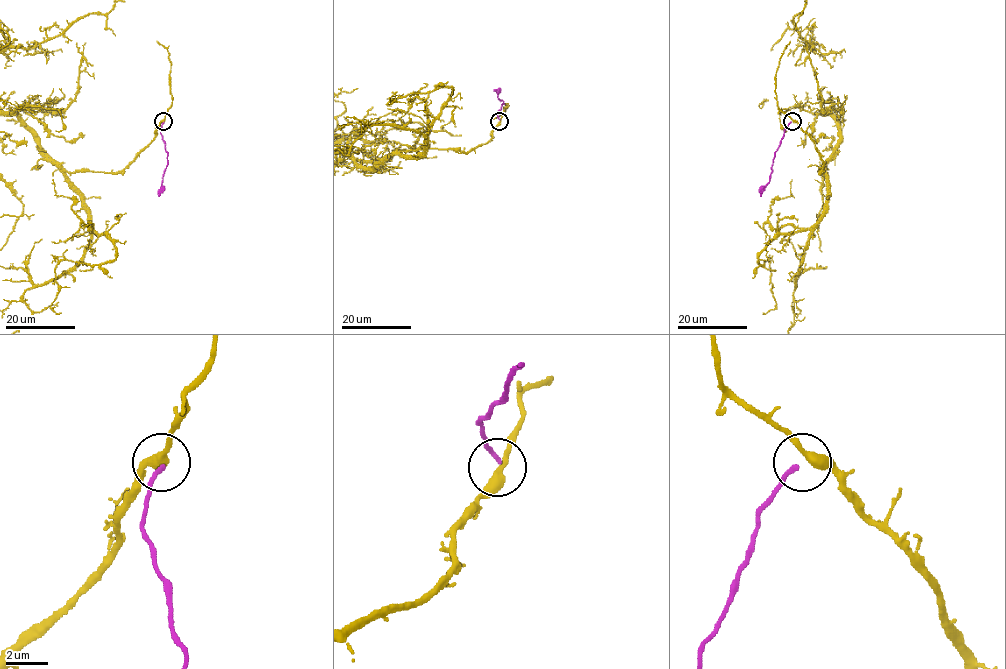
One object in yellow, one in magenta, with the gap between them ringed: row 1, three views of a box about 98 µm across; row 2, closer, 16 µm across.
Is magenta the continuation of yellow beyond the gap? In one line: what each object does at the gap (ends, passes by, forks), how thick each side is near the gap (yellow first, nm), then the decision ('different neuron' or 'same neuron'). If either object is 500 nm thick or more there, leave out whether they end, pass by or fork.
yellow passes by; magenta ends; calibres 400 and 200 nm; different neuron

